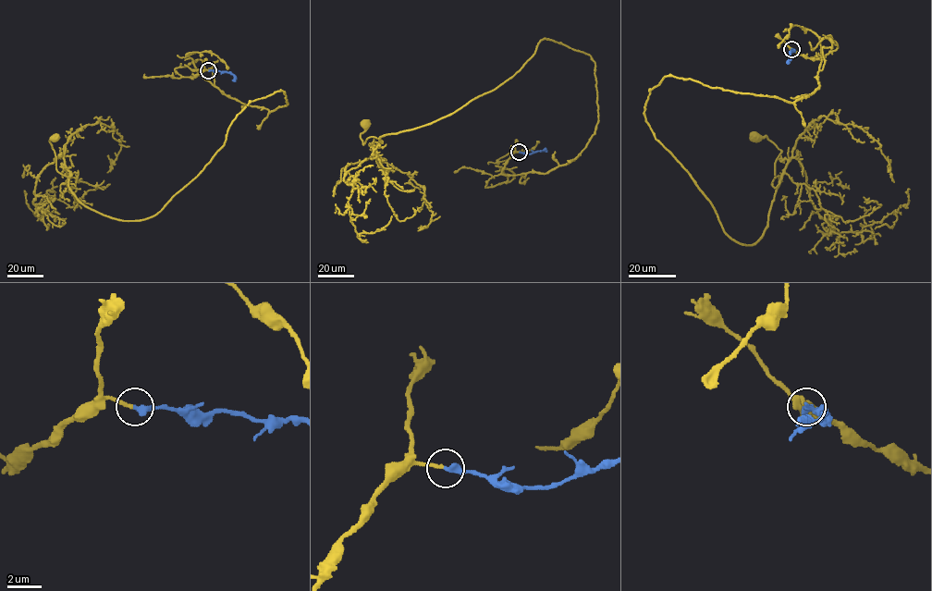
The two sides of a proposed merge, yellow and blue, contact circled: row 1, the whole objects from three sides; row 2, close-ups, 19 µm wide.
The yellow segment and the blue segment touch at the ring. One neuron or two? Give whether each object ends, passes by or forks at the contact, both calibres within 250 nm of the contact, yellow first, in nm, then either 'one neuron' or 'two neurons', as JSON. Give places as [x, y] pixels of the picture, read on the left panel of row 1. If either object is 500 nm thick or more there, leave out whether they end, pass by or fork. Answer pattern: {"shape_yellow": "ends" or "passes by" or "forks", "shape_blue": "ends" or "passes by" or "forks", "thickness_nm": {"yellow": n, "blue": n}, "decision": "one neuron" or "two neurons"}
{"shape_yellow": "ends", "shape_blue": "ends", "thickness_nm": {"yellow": 200, "blue": 400}, "decision": "one neuron"}

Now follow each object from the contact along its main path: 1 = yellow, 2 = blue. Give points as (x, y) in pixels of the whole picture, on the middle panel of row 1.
1: (519, 152), (501, 173), (584, 148), (589, 55), (544, 39), (452, 113), (363, 144), (367, 123)
2: (519, 152), (531, 153), (543, 150)

